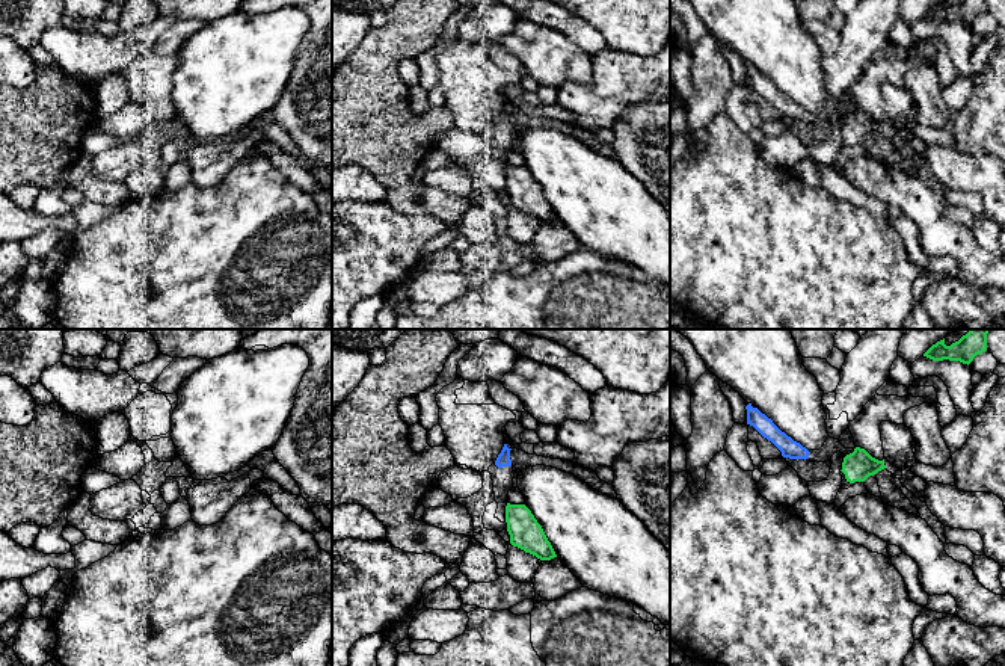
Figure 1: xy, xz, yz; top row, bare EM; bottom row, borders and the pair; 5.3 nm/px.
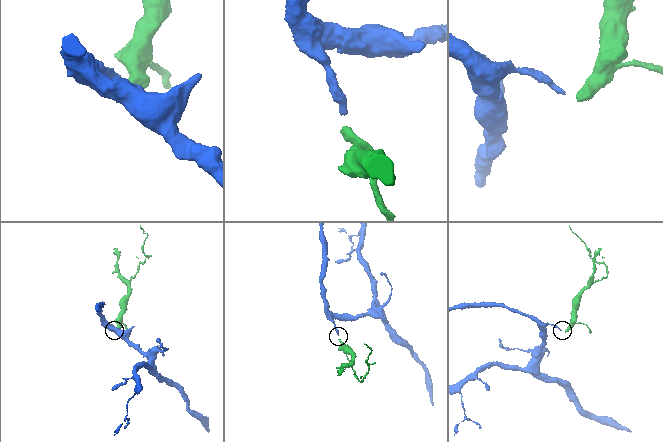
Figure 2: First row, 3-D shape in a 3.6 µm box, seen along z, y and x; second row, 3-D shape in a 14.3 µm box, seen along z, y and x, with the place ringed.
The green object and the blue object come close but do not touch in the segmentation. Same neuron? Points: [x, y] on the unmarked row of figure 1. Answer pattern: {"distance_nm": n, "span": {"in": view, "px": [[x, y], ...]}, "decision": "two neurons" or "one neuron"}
{"distance_nm": 180, "span": {"in": "yz", "px": [[842, 124], [809, 114]]}, "decision": "two neurons"}

